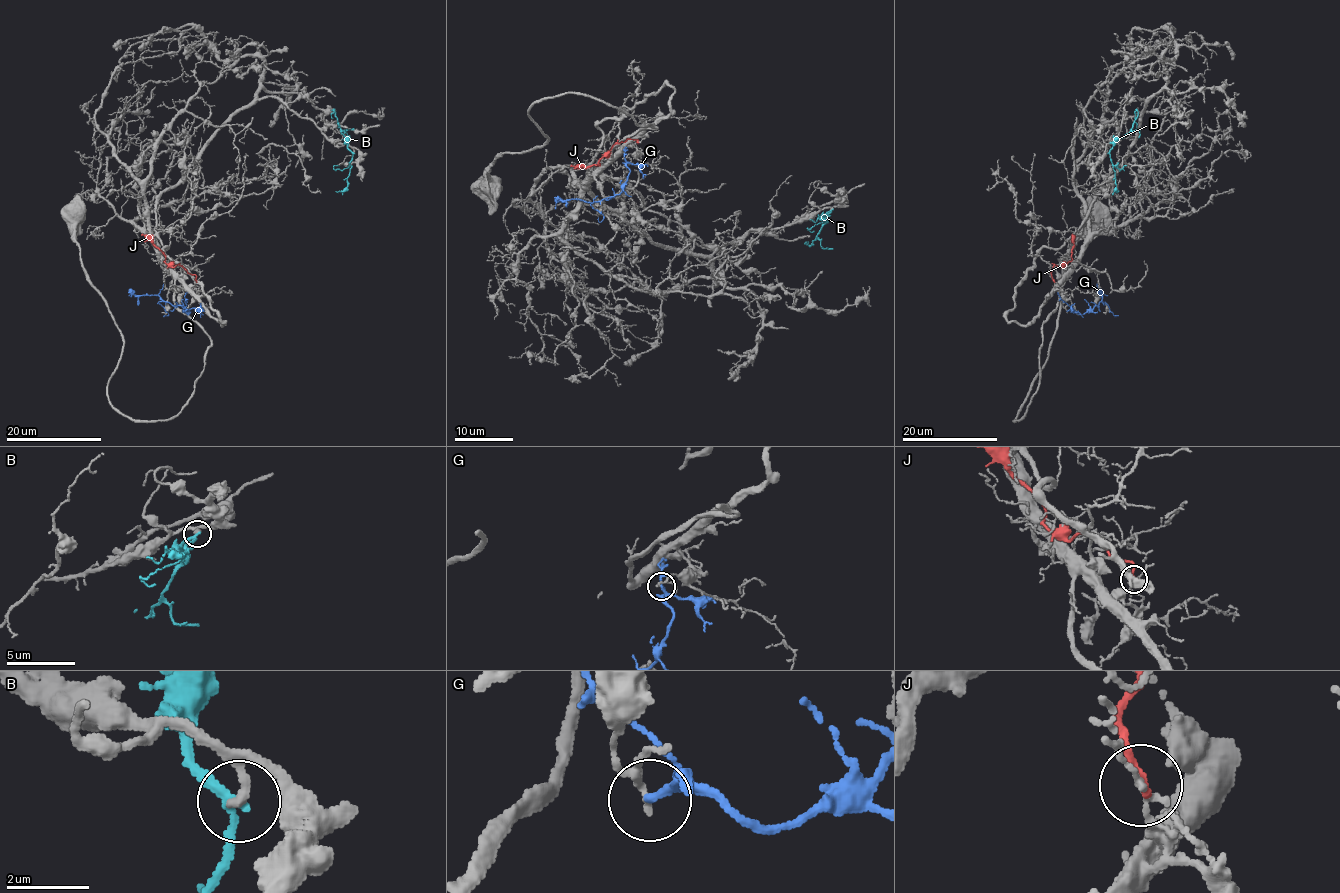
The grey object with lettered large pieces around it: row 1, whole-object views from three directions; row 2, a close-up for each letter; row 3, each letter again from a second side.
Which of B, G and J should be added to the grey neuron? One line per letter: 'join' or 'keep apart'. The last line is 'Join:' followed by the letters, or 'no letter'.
B: keep apart
G: keep apart
J: keep apart
Join: no letter

